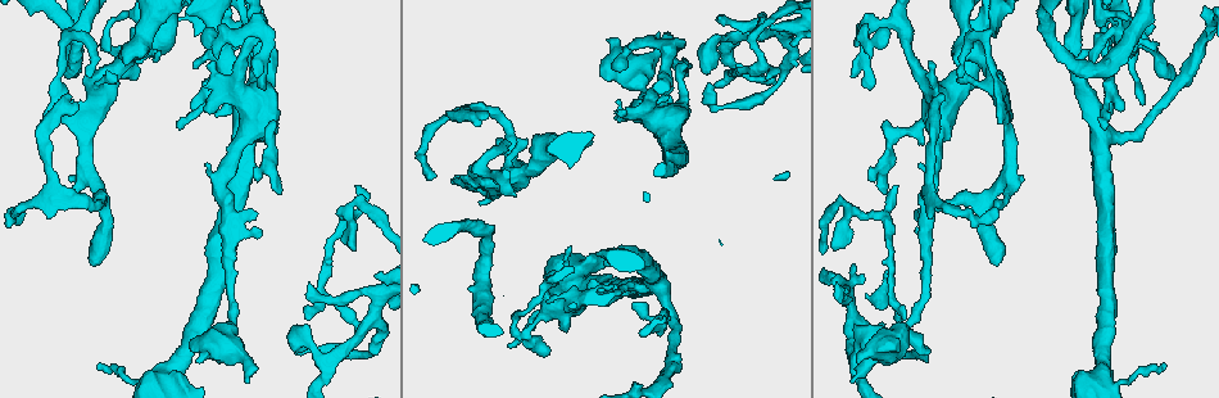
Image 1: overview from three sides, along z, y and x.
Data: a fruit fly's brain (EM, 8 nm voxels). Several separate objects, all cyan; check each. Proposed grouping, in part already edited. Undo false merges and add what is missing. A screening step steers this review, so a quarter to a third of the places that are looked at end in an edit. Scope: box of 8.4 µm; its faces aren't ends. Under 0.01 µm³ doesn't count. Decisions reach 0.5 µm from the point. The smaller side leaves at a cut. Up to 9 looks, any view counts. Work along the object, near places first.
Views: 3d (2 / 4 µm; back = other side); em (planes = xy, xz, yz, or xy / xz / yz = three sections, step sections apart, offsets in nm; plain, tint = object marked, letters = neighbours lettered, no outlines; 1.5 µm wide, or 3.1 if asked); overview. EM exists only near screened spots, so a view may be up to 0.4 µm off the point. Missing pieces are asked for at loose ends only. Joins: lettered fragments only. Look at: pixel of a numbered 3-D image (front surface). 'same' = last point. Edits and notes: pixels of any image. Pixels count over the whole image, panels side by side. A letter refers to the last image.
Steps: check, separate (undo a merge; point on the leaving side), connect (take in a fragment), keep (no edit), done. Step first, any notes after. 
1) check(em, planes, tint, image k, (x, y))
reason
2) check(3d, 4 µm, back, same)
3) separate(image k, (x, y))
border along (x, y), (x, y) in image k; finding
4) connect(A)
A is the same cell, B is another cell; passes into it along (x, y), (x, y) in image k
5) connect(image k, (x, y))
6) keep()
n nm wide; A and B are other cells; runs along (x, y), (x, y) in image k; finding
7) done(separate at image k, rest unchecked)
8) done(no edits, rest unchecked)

check(em, planes, letters, image 1, (49, 217))
free end

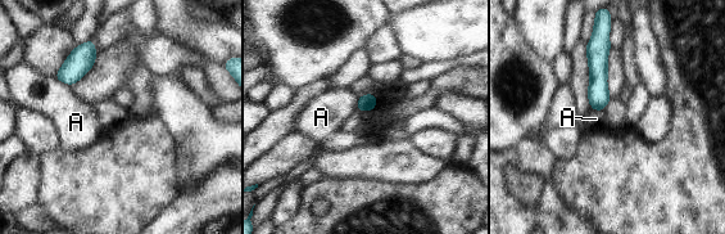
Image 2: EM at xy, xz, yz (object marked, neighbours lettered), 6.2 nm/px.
keep()
A is another cell; runs along (606, 43), (598, 50), (597, 107) in image 2; no lettered fragment goes on from it

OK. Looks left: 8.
check(3d, 4 µm, image 1, (114, 49))
arms part here

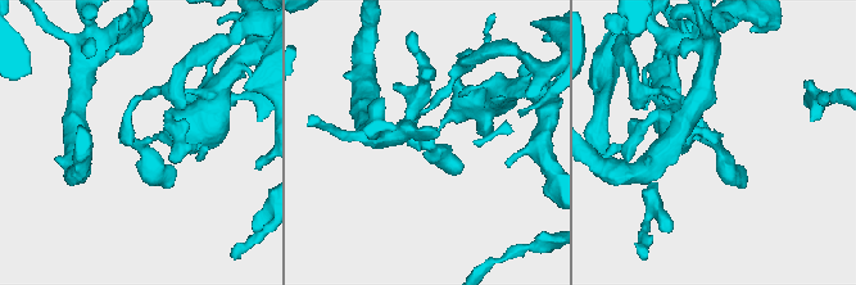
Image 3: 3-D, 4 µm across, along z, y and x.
check(em, yz, step 4, tint, image 3, (430, 141))

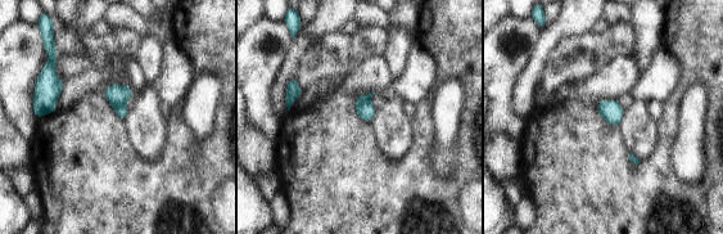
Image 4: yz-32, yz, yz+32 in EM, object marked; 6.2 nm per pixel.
check(em, yz, step 4, letters, same)

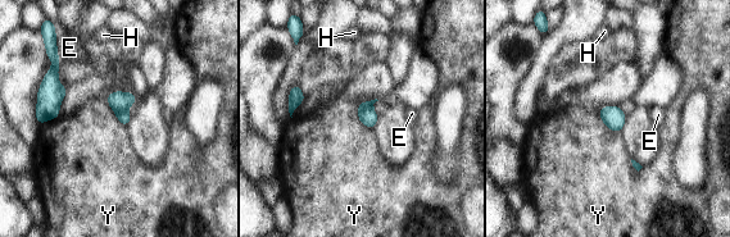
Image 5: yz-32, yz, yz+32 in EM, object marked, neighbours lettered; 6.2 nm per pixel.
separate(image 5, (123, 117))
30 nm wide; E, H and Y are other cells; border along (126, 109), (116, 113) in image 5; a second cell is stuck on

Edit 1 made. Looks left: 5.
check(overview)
see it whole again

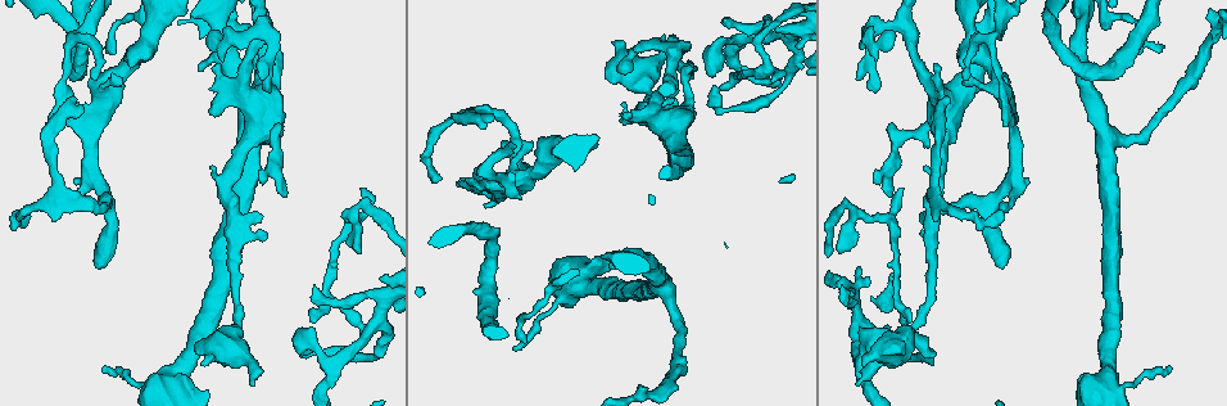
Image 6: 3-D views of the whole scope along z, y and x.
check(3d, 2 µm, image 6, (778, 77))
abrupt turn

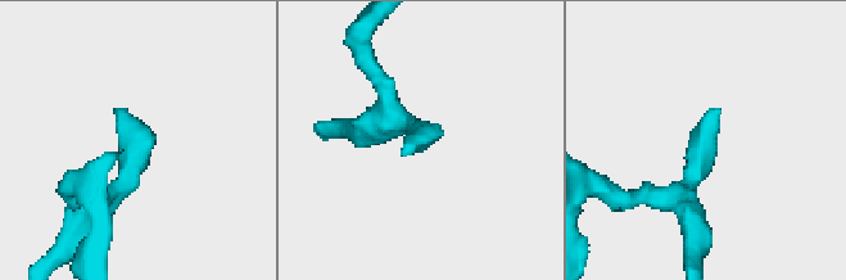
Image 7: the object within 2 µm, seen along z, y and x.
check(em, xz, step 4, tint, image 7, (421, 133))
arms of 180, 190 nm

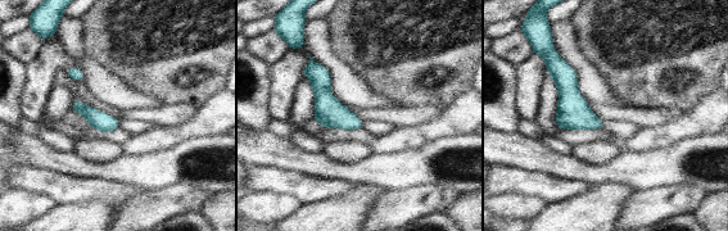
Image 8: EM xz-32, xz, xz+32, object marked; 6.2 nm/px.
check(em, xz, step 4, letters, same)

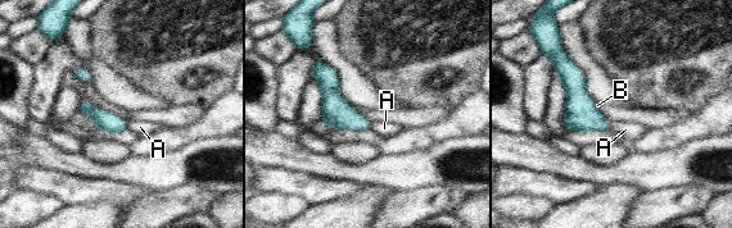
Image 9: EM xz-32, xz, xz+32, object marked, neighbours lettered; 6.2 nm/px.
keep()
A and B are other cells; border along (613, 122), (606, 130) in image 9; all the same cell

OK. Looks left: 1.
done(separate at image 5, rest unchecked)

